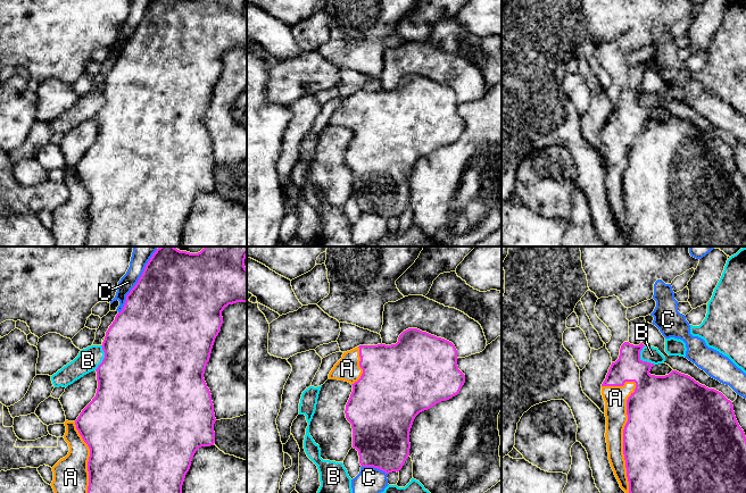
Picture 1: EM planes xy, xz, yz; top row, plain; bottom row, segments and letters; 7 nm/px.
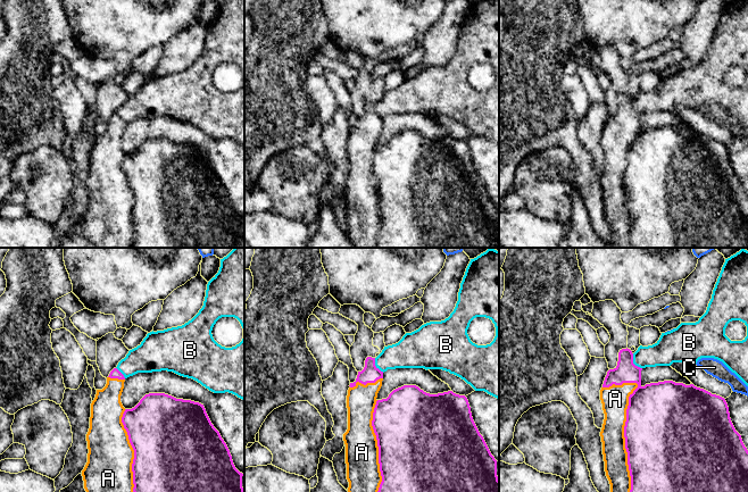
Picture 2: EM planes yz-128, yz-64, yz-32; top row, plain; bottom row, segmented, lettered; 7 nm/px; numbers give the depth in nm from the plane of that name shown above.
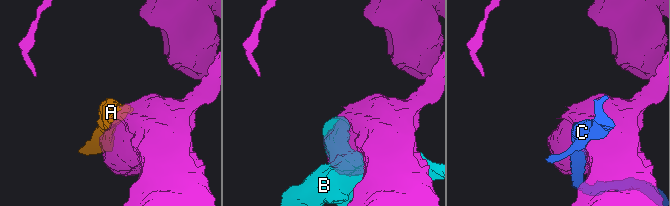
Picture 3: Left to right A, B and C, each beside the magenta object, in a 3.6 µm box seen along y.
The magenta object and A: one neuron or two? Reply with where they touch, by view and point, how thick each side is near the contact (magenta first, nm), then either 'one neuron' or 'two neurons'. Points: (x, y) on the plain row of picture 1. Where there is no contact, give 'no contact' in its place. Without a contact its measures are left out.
meets magenta in yz at (623, 183); 500 nm thick on the magenta side, 160 nm on the other; one neuron

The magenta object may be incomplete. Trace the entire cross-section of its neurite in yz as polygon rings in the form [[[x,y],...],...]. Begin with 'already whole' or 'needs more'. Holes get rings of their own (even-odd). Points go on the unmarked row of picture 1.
needs more; [[[624,87],[621,91],[619,105],[612,108],[602,129],[608,206],[620,233],[625,237],[627,246],[746,246],[746,182],[736,165],[732,148],[721,137],[708,134],[677,116],[665,122],[650,120],[649,117],[654,109],[640,105],[640,97],[644,92],[643,87],[639,91]]]

